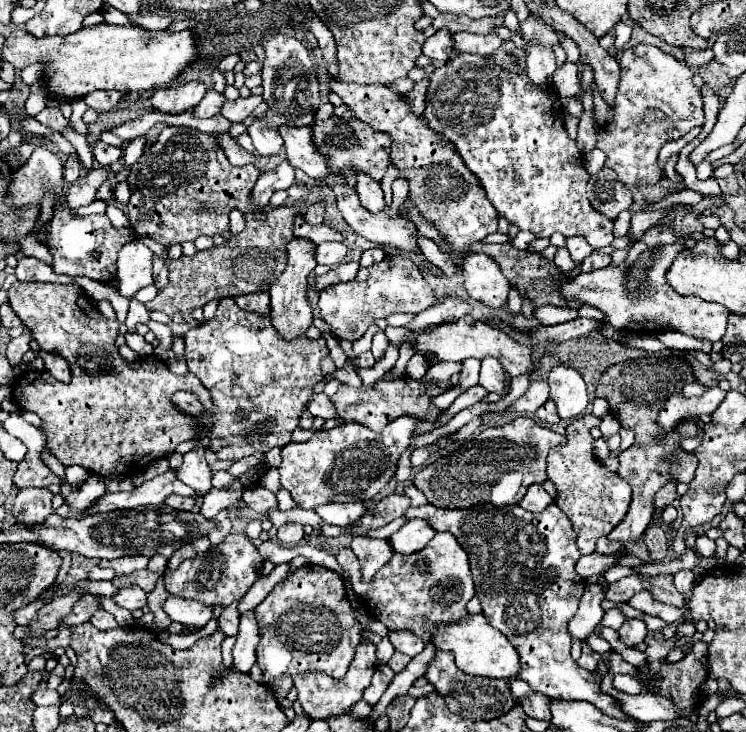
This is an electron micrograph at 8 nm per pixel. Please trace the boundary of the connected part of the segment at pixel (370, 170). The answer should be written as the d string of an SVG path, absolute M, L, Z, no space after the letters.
M329 116L327 120L315 120L313 124L313 134L315 134L315 148L323 158L331 158L331 166L343 174L343 180L355 188L355 172L351 166L357 166L363 170L363 174L381 180L387 172L389 166L389 148L391 148L391 138L383 132L373 130L371 126L363 124L355 116Z

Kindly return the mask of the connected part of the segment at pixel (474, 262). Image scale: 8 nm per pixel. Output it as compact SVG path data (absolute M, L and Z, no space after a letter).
M467 254L461 266L463 288L473 300L491 308L501 308L507 302L511 284L487 254Z

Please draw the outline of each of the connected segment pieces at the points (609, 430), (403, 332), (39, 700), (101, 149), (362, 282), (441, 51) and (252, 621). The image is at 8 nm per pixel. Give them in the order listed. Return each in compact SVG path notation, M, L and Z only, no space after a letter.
M607 414L605 418L603 418L603 422L601 422L601 426L599 426L599 430L601 430L601 434L603 434L603 438L611 438L613 434L619 434L619 430L621 430L621 424L611 416L611 414Z
M387 326L387 330L385 330L385 334L387 334L387 338L389 338L389 342L391 344L395 344L395 346L399 346L399 342L409 334L409 330L407 328L391 328L391 326Z
M39 688L33 696L33 702L37 706L61 706L61 694L57 690L49 690L49 688Z
M99 140L99 142L93 146L93 158L95 158L101 166L109 166L109 164L113 164L113 162L117 162L117 160L121 158L121 148L109 146L109 144L105 144L105 142Z
M389 254L379 264L359 268L357 278L349 282L331 284L319 294L319 308L325 322L333 326L335 336L345 340L359 340L365 330L379 318L391 314L419 314L435 302L435 294L421 276L417 264L405 254Z
M437 30L423 44L423 54L429 56L433 62L447 62L451 56L451 50L453 50L453 42L451 42L449 30Z
M251 610L251 614L241 614L239 634L233 646L233 668L231 670L249 674L251 666L255 664L255 650L257 650L259 638L261 638L261 630L255 618L255 612Z

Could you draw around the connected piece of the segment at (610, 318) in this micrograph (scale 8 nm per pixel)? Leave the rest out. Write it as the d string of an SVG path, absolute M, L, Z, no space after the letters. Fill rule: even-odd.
M681 242L675 244L667 244L661 246L651 262L651 266L647 266L647 290L645 294L629 294L631 290L627 290L627 270L631 270L631 266L625 264L610 264L607 268L599 268L593 272L581 272L577 278L569 280L563 286L563 294L581 300L583 304L587 302L589 306L599 308L605 316L607 322L617 328L617 330L677 330L695 338L707 338L711 342L719 342L725 334L725 326L727 326L727 316L729 310L725 306L706 302L696 296L681 296L675 290L671 290L671 286L665 280L665 266L661 264L661 260L673 260L679 252L683 250ZM653 322L657 326L641 326Z

